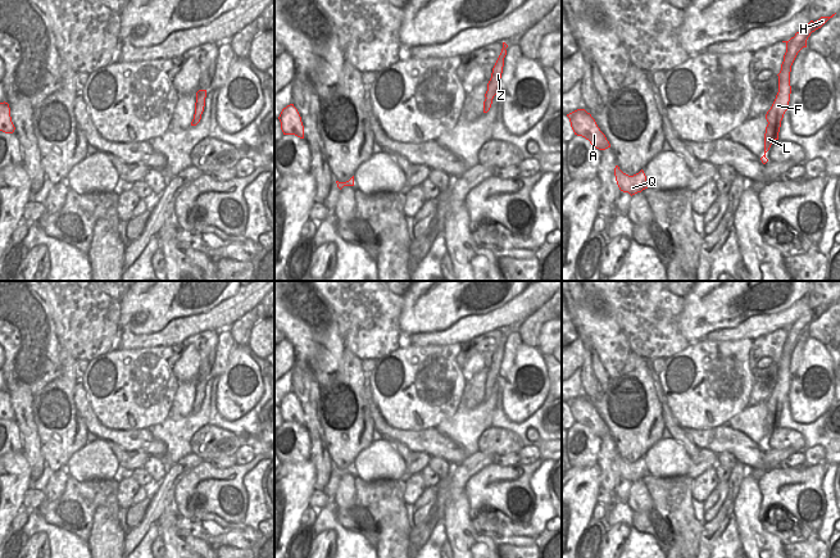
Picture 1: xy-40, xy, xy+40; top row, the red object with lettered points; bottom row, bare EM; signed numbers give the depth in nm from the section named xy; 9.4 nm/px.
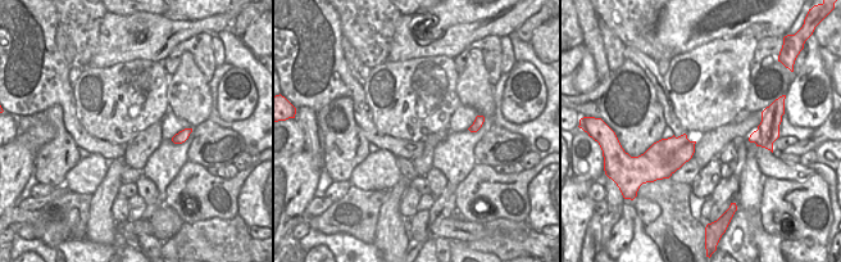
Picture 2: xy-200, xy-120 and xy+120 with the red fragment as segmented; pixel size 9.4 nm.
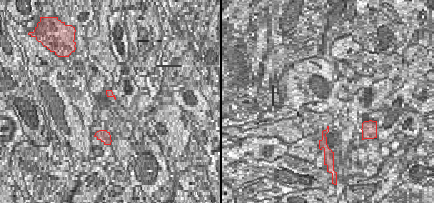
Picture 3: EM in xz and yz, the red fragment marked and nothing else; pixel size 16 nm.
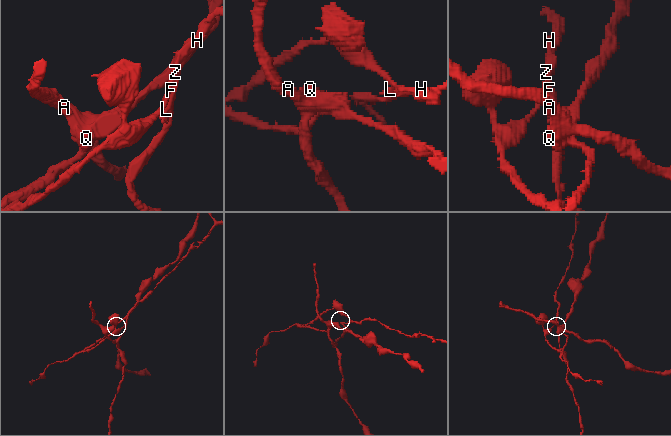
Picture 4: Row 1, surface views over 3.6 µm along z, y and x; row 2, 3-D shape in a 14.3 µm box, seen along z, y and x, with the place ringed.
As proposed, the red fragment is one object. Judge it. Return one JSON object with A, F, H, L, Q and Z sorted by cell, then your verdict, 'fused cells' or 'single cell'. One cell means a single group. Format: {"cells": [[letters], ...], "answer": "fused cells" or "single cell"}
{"cells": [["A", "Q", "Z"], ["F", "H", "L"]], "answer": "fused cells"}

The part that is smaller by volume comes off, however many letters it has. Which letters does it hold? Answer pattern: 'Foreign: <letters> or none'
Foreign: F, H, L

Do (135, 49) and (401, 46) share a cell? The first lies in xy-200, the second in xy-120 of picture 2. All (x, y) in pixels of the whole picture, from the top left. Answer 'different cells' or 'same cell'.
same cell

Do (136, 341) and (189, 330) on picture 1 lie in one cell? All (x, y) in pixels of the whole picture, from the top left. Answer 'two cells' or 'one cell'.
one cell

